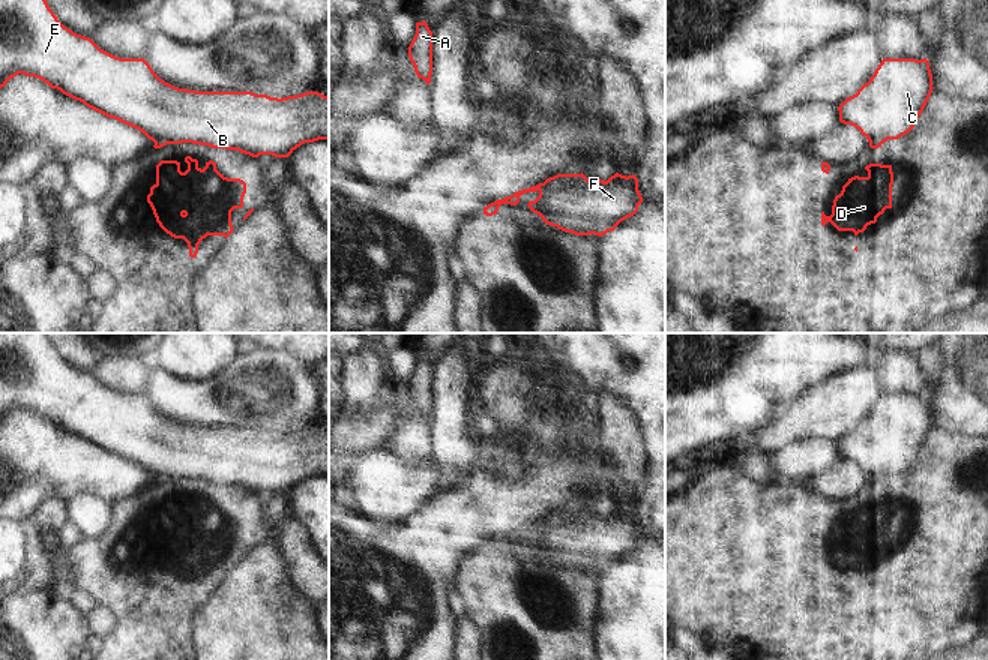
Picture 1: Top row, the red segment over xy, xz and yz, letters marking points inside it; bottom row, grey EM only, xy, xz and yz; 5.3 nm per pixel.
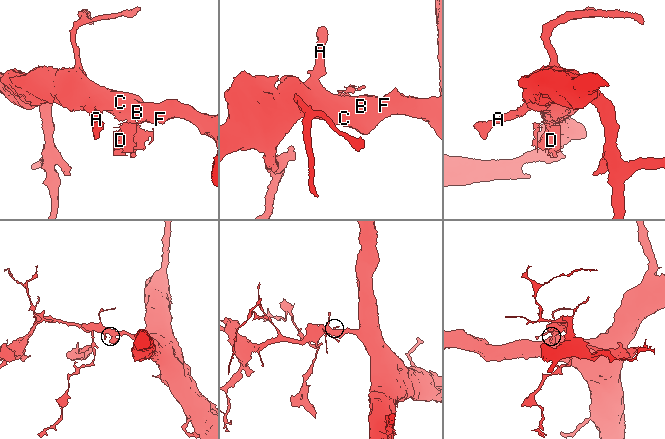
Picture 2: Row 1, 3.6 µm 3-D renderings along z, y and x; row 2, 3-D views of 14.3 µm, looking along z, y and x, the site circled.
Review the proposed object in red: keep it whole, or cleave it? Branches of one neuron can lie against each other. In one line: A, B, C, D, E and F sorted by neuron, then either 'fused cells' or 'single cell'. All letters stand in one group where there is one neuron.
groups A B C E F / D; fused cells

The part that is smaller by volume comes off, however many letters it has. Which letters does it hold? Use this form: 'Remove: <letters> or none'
Remove: D

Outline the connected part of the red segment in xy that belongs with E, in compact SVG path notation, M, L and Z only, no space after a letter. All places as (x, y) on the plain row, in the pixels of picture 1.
M0 333L0 424L23 410L143 468L153 478L192 478L258 494L288 494L305 478L329 476L329 434L306 428L270 434L252 428L197 428L161 416L144 394L120 394L65 363L45 333Z

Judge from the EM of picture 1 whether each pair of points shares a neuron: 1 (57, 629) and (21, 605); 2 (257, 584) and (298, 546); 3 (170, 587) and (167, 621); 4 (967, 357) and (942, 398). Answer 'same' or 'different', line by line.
1: same
2: different
3: same
4: same

